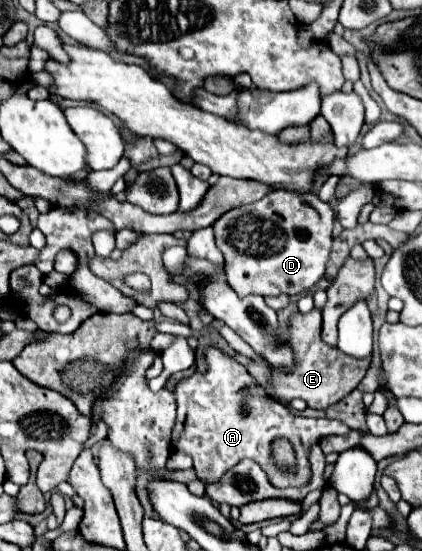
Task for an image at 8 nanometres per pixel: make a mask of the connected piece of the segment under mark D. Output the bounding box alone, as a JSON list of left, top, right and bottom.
[213,190,335,296]

